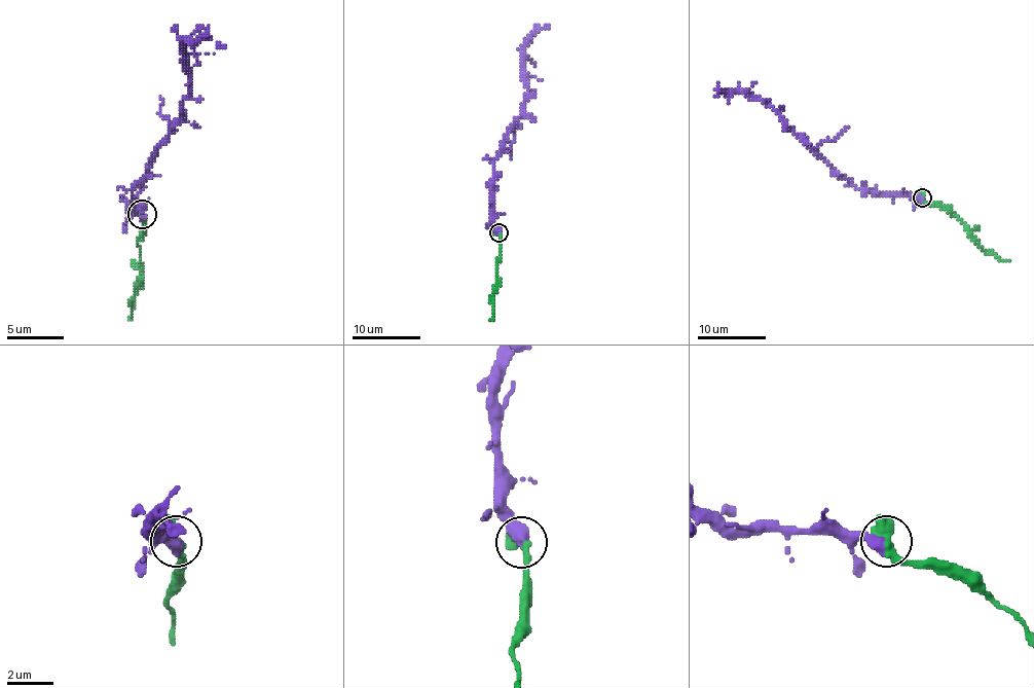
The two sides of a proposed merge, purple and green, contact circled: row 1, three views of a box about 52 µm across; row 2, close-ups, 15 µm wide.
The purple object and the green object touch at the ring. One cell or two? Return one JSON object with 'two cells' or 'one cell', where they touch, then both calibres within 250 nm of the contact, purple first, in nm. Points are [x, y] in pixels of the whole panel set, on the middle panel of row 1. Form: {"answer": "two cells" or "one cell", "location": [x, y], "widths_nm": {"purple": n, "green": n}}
{"answer": "one cell", "location": [499, 232], "widths_nm": {"purple": 550, "green": 400}}

